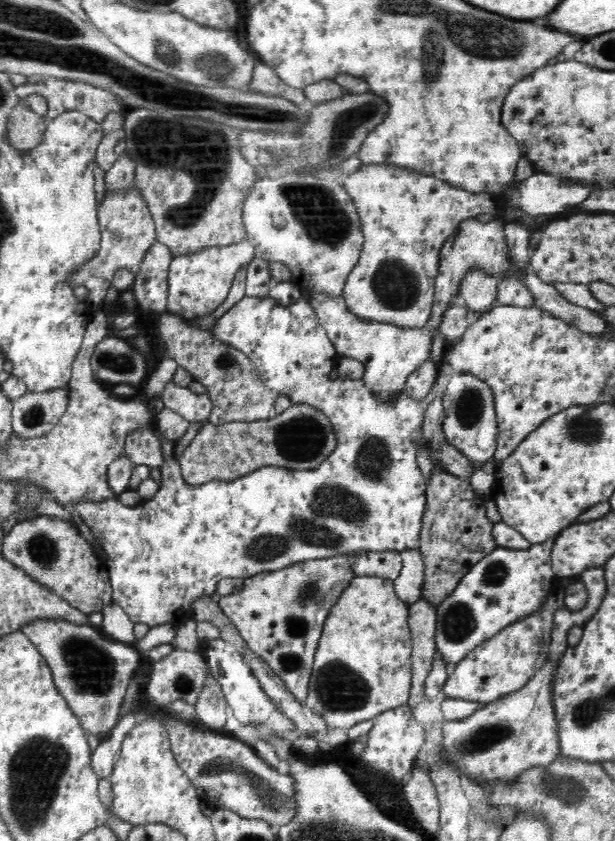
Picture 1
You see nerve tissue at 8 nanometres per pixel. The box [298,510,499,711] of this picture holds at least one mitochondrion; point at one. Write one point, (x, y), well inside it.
(460, 620)

